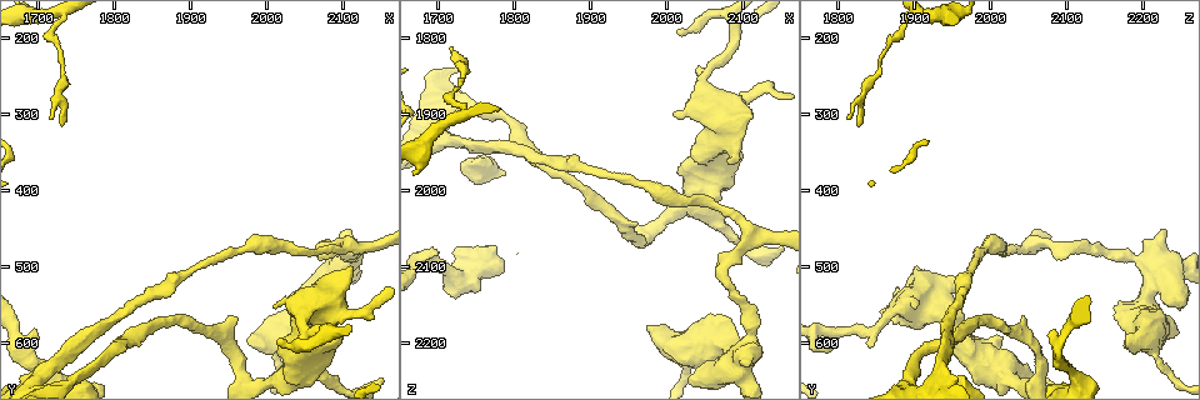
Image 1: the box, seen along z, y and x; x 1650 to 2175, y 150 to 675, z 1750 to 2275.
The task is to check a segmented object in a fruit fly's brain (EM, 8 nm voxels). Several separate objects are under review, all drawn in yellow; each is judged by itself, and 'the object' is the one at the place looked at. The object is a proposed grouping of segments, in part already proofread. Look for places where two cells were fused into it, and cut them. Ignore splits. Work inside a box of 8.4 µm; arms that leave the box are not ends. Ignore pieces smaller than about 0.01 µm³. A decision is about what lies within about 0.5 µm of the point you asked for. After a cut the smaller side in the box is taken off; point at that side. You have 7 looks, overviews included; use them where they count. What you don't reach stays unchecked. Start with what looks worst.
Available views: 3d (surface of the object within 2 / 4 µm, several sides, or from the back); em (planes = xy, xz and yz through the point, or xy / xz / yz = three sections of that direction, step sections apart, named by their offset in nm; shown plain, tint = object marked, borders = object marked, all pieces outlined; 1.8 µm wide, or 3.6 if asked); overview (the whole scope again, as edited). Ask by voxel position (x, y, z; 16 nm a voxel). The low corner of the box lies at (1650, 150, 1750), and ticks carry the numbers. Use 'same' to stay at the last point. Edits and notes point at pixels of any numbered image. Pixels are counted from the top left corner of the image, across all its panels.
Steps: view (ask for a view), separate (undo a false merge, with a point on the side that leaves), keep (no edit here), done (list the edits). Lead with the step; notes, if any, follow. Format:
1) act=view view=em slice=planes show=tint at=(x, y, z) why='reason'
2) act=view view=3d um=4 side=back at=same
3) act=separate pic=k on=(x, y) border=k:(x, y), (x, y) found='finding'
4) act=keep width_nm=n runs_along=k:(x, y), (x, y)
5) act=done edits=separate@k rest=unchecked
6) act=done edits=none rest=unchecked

act=view view=em um=3.6 slice=xy step=8 show=tint at=(2095, 500, 2215) why='looks like a crossing'

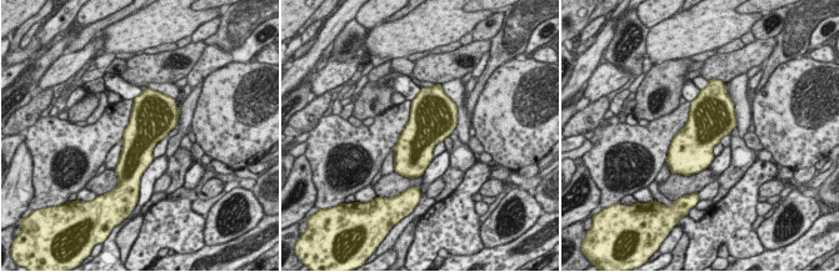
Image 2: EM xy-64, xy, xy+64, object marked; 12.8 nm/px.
act=view view=em um=3.6 slice=planes show=tint at=same

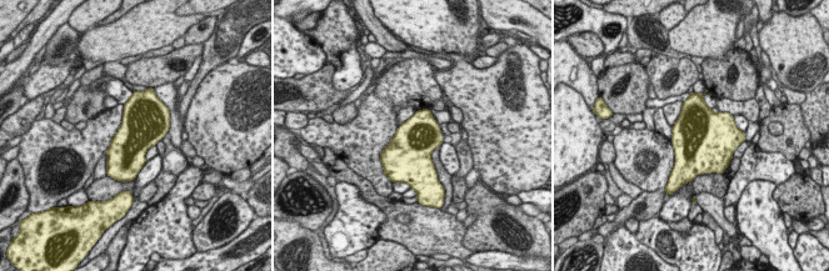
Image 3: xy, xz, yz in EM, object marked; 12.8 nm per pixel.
act=keep found='one cell here'

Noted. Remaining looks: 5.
act=view view=3d um=2 side=back at=(2120, 565, 1870) why='abrupt turn'

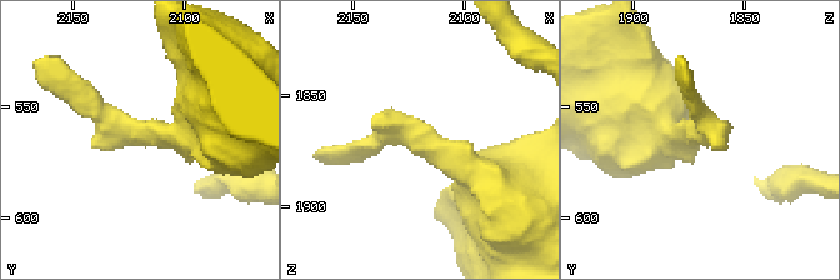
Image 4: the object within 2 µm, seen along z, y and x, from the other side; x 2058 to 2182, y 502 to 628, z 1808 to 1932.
act=view view=em um=3.6 slice=planes show=tint at=(2123, 562, 1868) why='shape alone is not enough'

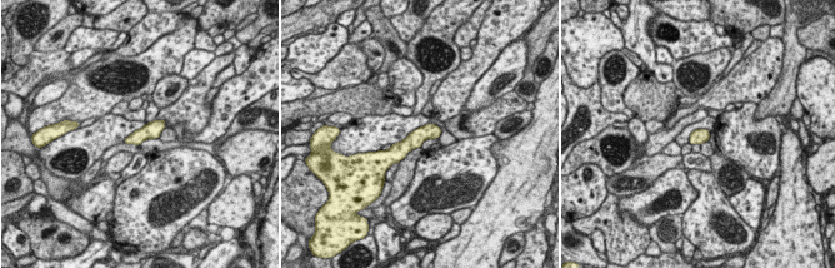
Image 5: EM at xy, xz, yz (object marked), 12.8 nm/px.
act=keep found='continuous, no second cell'

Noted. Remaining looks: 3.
act=view view=em um=3.6 slice=xy step=16 show=tint at=(2025, 645, 2020) why='calibre changes'

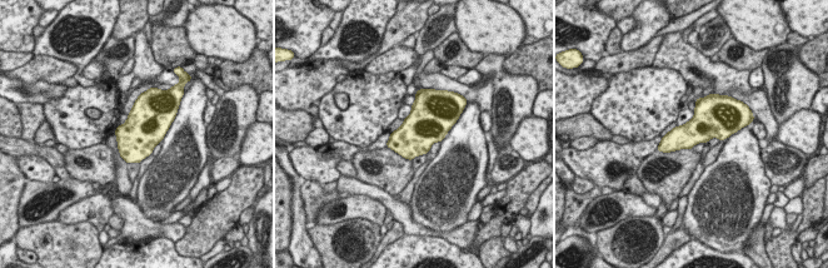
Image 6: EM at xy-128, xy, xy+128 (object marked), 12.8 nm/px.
act=view view=em um=3.6 slice=planes show=borders at=same why='another direction'

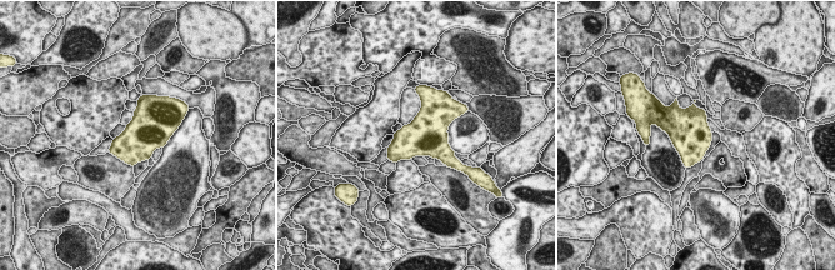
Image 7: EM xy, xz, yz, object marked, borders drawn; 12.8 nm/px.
act=keep width_nm=500 found='continuous, no second cell'

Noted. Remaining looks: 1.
act=done edits=none rest=unchecked

